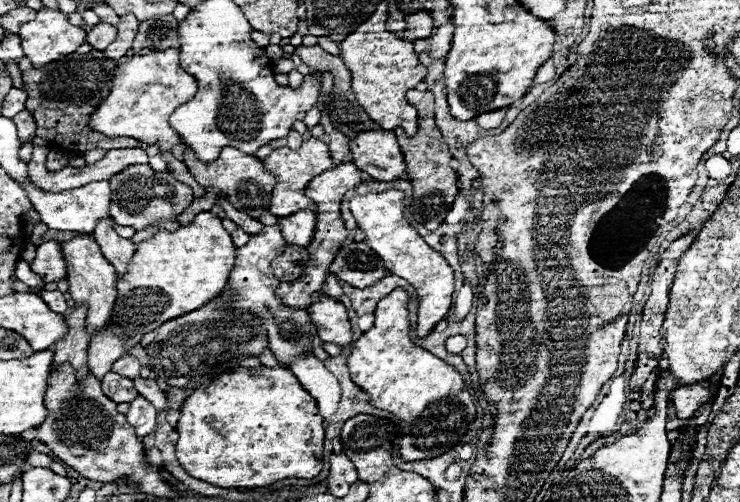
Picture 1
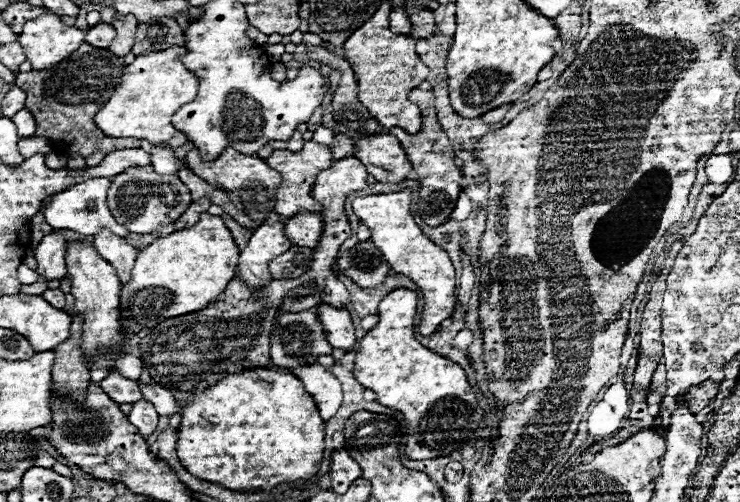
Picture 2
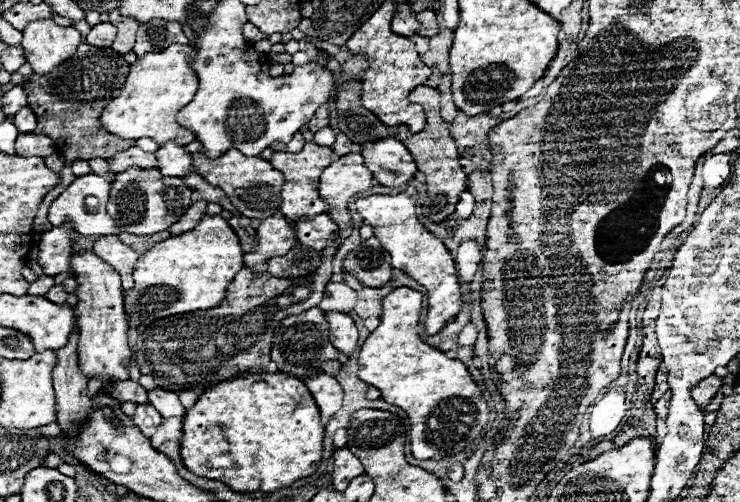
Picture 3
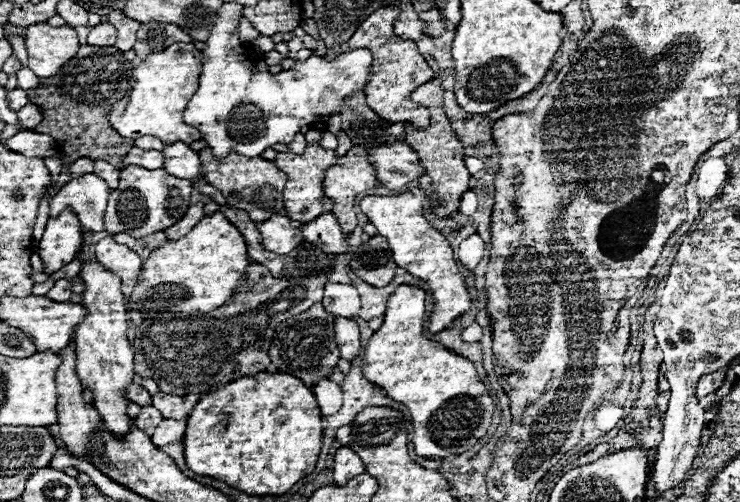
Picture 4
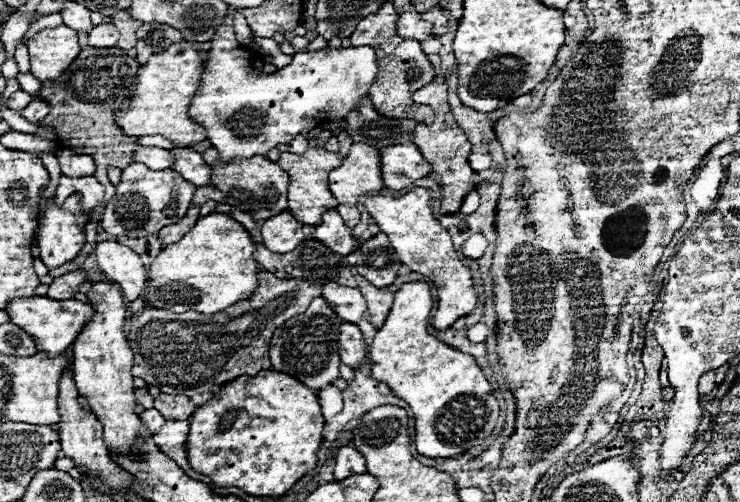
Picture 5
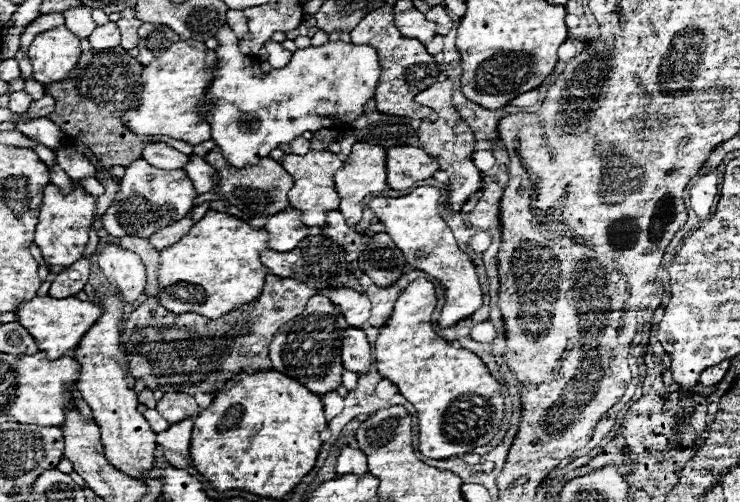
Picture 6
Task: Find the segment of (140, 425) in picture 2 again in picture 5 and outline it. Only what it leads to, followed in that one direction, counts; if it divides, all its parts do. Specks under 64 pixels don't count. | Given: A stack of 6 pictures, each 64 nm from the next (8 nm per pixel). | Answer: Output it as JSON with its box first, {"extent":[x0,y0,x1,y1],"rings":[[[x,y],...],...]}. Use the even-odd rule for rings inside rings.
{"extent":[140,408,166,434],"rings":[[[154,408],[144,410],[140,416],[142,416],[142,422],[150,428],[150,432],[152,432],[152,434],[154,434],[154,432],[158,432],[158,430],[166,424],[166,420],[164,420],[164,418],[158,414],[158,410],[154,410]]]}

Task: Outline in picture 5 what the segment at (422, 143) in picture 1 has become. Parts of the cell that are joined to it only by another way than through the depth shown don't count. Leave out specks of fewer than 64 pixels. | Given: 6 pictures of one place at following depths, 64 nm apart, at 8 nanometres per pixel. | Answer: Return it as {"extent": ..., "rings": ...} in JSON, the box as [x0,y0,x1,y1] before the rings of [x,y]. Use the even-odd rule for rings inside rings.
{"extent":[414,82,476,214],"rings":[[[432,82],[430,86],[424,86],[420,90],[414,92],[414,102],[416,104],[426,104],[434,110],[436,118],[432,124],[418,124],[414,130],[414,144],[420,148],[420,152],[424,154],[424,158],[432,164],[432,170],[442,174],[442,200],[440,200],[440,210],[444,214],[452,214],[458,212],[466,194],[472,192],[476,188],[474,184],[474,170],[470,168],[468,156],[472,152],[472,144],[466,140],[464,130],[454,122],[454,116],[450,114],[450,104],[448,104],[448,86],[436,84]]]}

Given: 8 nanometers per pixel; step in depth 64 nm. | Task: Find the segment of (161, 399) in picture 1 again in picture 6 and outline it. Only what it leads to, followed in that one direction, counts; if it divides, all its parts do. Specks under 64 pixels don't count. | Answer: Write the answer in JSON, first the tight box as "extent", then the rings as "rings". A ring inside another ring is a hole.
{"extent":[156,392,198,422],"rings":[[[168,392],[162,396],[162,400],[156,406],[158,412],[162,412],[162,416],[170,422],[182,422],[184,418],[196,416],[198,414],[198,404],[194,400],[194,396],[190,394],[182,394],[182,392]]]}

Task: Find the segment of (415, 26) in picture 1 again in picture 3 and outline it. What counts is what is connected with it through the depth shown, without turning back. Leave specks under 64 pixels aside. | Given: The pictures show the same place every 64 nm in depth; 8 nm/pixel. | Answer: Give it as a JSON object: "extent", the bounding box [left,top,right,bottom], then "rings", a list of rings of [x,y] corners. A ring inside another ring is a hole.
{"extent":[416,10,438,36],"rings":[[[424,10],[420,14],[416,14],[416,20],[420,22],[420,28],[418,28],[418,34],[420,36],[436,36],[438,34],[438,20],[436,20],[436,12],[434,10]]]}

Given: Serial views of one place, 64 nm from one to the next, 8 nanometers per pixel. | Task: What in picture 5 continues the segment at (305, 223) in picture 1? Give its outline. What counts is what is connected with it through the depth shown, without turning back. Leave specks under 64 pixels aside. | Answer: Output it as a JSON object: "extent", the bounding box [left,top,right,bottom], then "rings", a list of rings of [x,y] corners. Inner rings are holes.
{"extent":[314,210,358,256],"rings":[[[330,210],[322,216],[322,222],[316,224],[314,238],[324,242],[330,250],[334,250],[342,256],[348,256],[358,246],[358,240],[352,238],[352,230],[342,222],[342,218],[336,210]]]}

